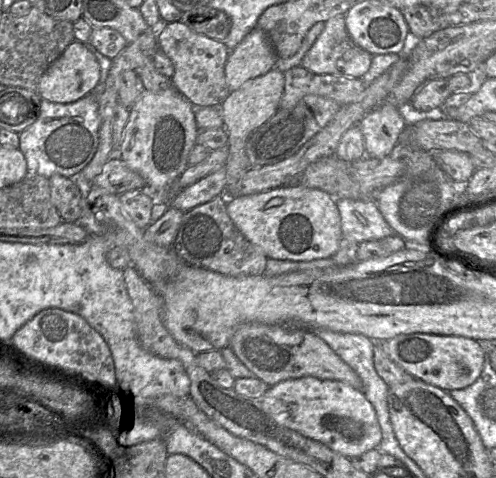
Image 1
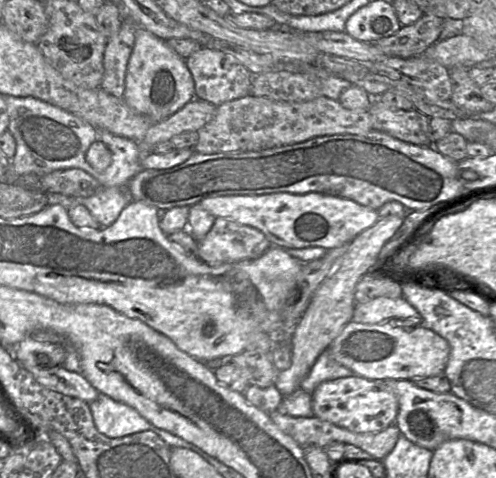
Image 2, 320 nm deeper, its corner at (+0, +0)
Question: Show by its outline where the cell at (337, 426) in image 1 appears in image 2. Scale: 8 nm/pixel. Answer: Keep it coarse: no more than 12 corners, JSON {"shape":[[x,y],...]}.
{"shape":[[353,375],[321,383],[313,415],[377,433],[398,414],[384,380]]}

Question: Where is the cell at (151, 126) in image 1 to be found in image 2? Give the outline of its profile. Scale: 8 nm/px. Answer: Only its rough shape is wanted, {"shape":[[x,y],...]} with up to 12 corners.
{"shape":[[137,28],[123,99],[152,123],[195,98],[185,59]]}

